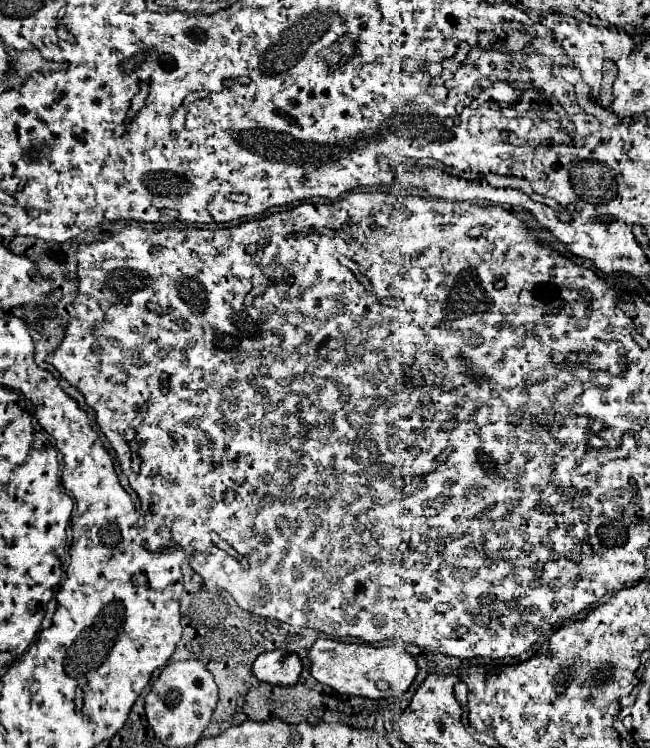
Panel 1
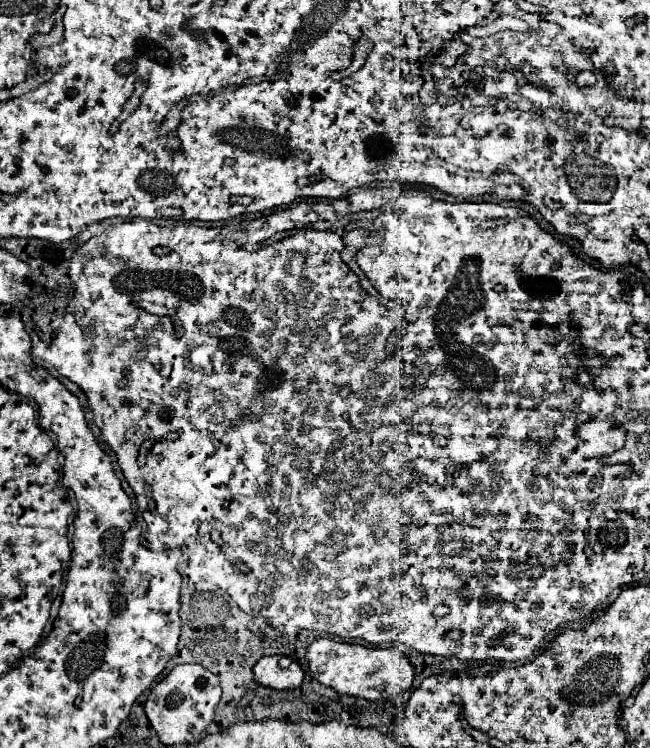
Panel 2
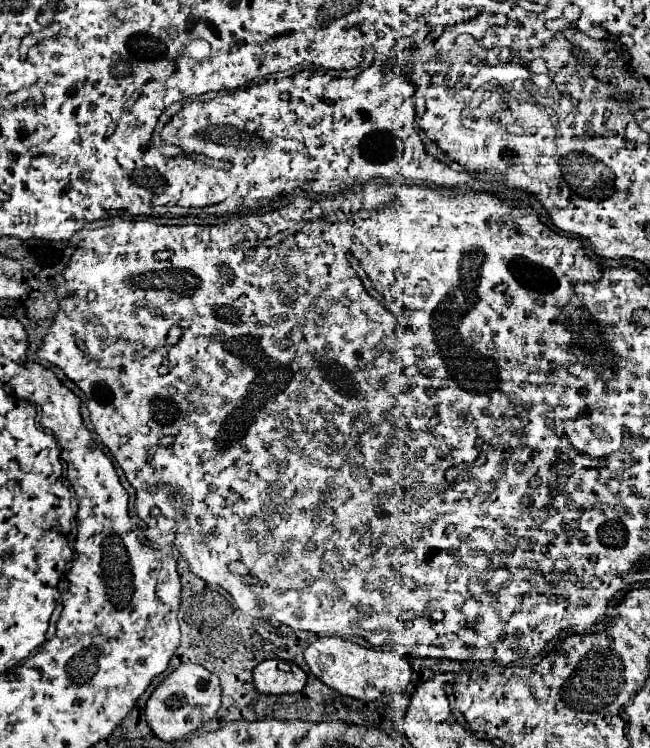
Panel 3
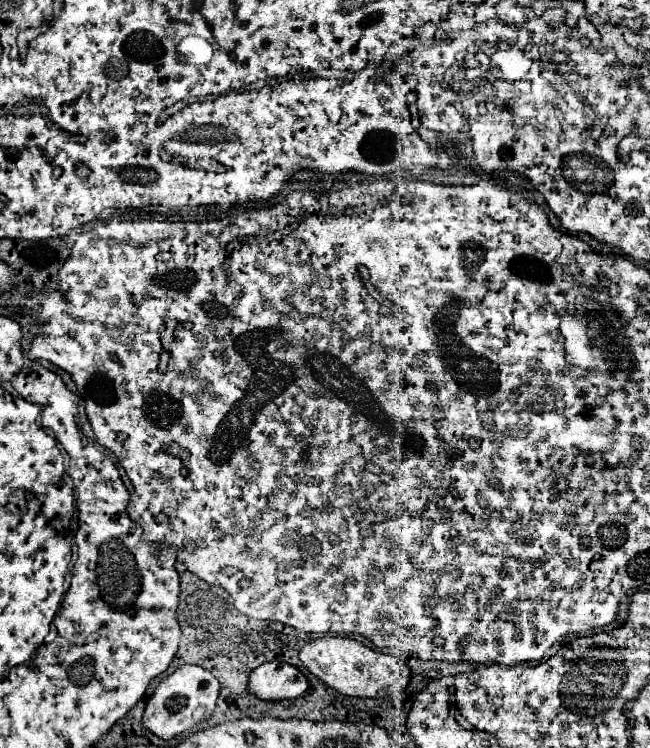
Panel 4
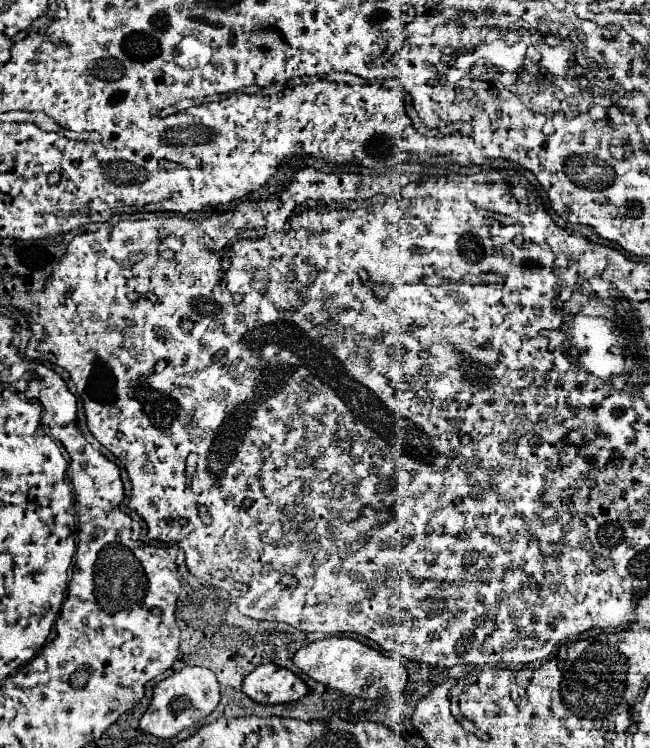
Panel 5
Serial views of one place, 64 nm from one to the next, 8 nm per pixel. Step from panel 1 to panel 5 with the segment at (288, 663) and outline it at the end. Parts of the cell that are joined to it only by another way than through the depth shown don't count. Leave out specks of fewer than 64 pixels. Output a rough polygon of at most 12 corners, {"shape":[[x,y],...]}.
{"shape":[[260,664],[242,692],[262,704],[286,704],[308,690],[300,676]]}

